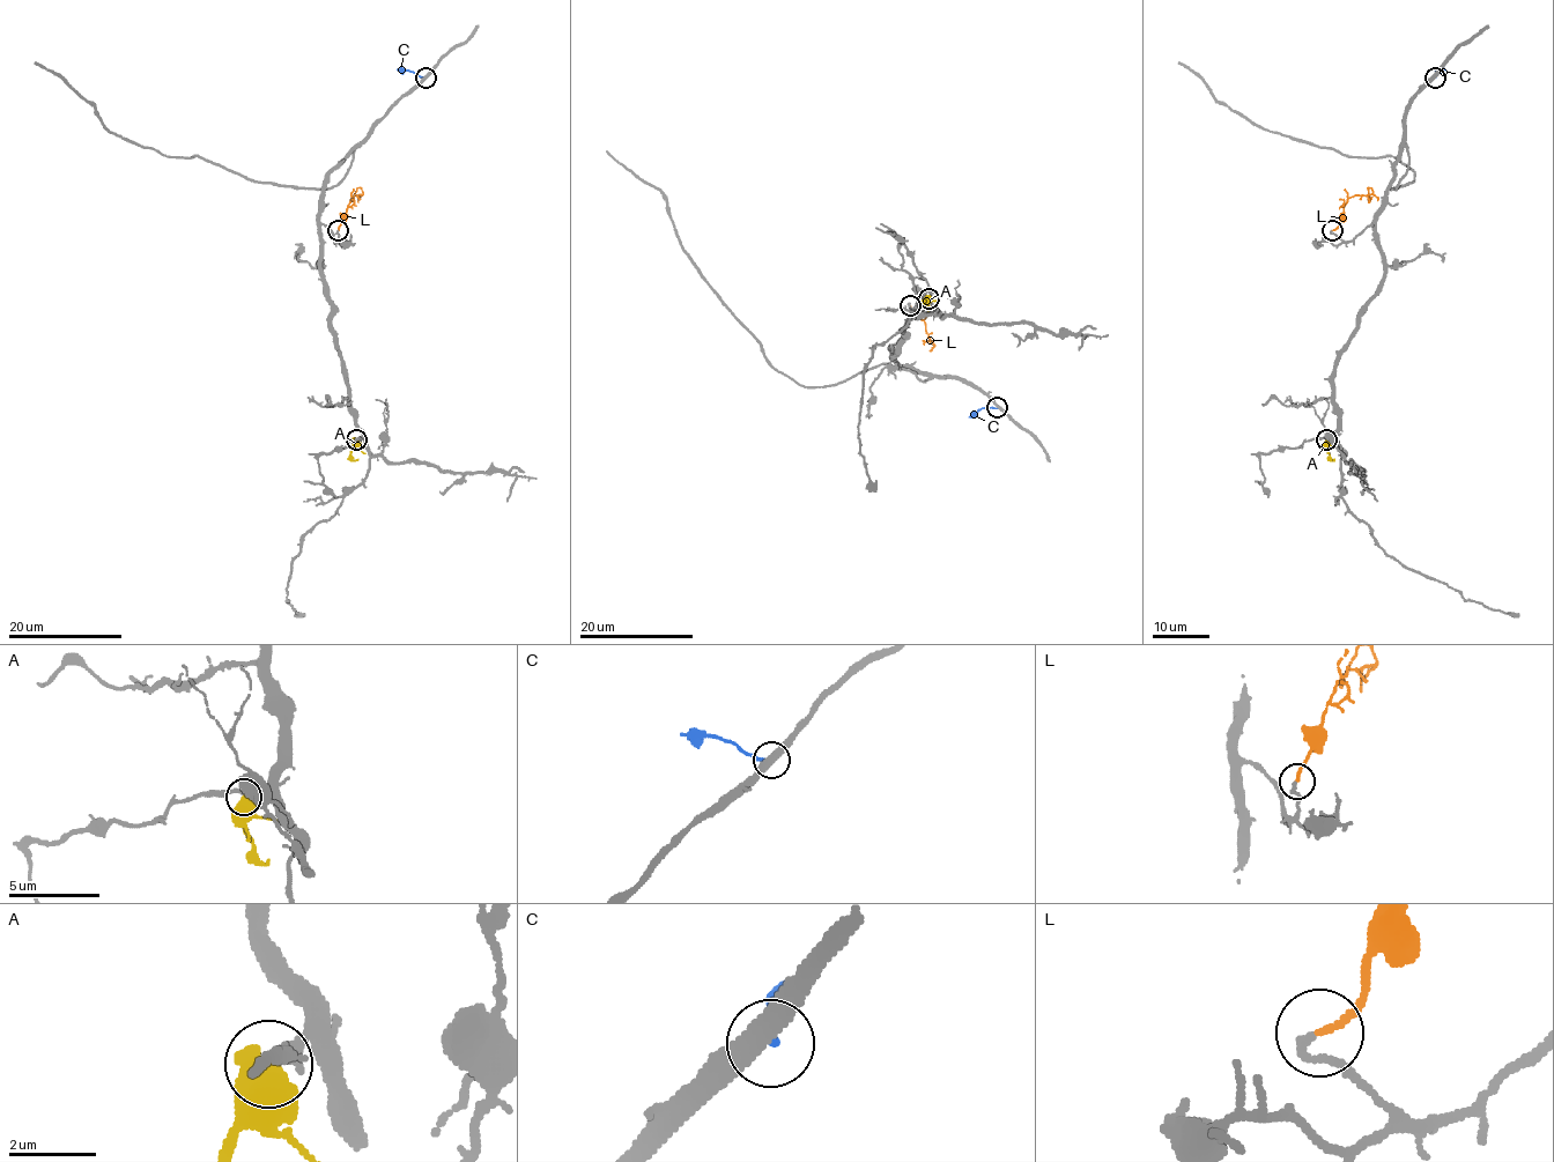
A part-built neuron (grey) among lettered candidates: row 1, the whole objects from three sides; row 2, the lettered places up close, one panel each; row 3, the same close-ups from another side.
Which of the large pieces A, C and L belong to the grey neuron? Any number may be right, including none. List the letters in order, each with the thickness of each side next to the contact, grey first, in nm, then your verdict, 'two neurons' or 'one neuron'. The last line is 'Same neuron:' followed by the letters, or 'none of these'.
A: calibres 150 and 750 nm; two neurons
C: calibres 320 and 160 nm; two neurons
L: calibres 190 and 150 nm; one neuron
Same neuron: L

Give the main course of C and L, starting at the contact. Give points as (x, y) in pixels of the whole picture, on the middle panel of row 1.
C: (998, 408), (982, 408), (969, 416)
L: (909, 305), (925, 323), (925, 331), (933, 346), (930, 340), (924, 341)

